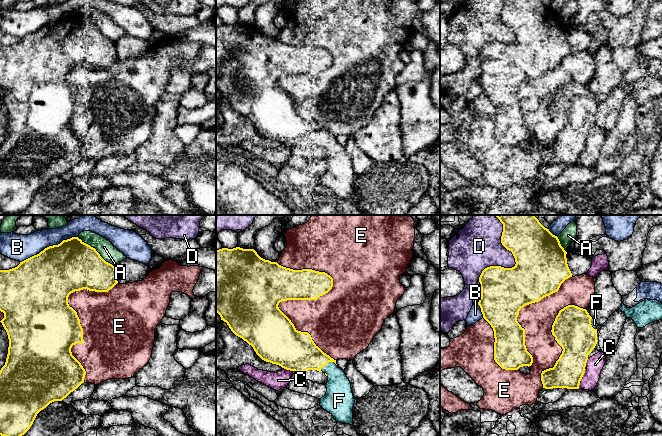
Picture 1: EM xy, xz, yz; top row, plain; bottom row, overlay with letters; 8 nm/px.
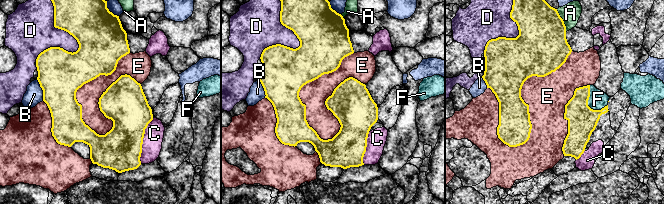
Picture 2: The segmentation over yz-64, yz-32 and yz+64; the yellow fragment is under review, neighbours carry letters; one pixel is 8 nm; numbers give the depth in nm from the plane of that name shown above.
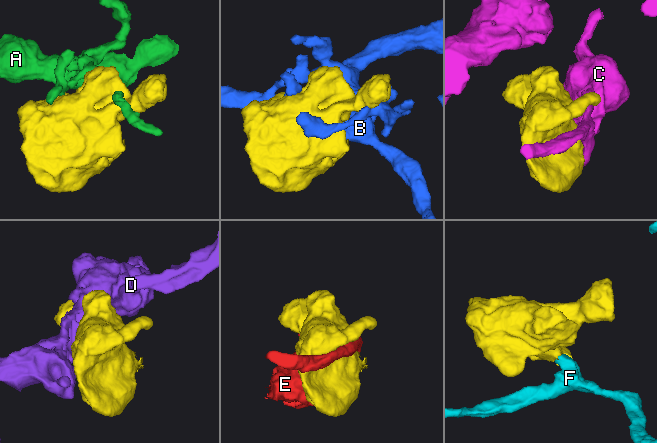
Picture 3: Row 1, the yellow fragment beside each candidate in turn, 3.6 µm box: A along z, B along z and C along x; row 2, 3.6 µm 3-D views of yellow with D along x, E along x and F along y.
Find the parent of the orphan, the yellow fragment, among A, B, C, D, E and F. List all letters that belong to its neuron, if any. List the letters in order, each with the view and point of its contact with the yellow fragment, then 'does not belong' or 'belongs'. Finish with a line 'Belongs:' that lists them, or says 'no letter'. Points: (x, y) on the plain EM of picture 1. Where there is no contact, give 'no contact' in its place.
A: xy (95, 26) | does not belong
B: xy (49, 22) | does not belong
C: yz (581, 154) | does not belong
D: yz (515, 40) | does not belong
E: xz (304, 75) | does not belong
F: xz (327, 139) | belongs
Belongs: F

